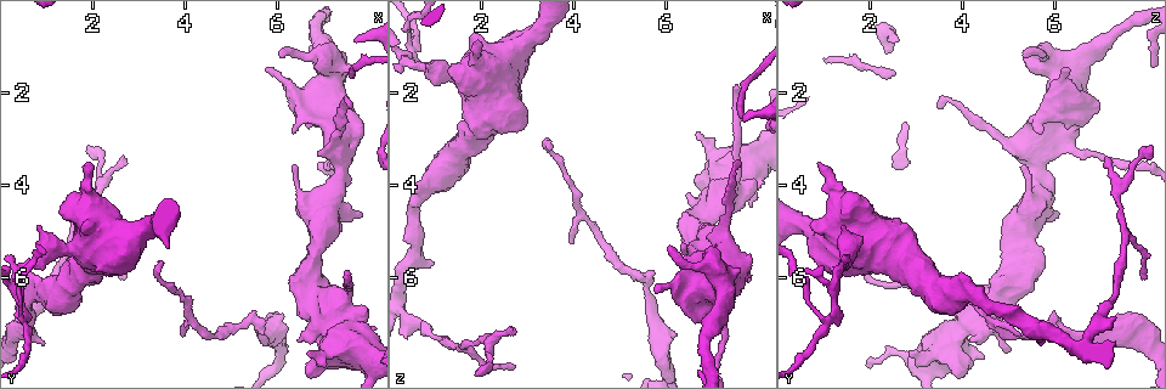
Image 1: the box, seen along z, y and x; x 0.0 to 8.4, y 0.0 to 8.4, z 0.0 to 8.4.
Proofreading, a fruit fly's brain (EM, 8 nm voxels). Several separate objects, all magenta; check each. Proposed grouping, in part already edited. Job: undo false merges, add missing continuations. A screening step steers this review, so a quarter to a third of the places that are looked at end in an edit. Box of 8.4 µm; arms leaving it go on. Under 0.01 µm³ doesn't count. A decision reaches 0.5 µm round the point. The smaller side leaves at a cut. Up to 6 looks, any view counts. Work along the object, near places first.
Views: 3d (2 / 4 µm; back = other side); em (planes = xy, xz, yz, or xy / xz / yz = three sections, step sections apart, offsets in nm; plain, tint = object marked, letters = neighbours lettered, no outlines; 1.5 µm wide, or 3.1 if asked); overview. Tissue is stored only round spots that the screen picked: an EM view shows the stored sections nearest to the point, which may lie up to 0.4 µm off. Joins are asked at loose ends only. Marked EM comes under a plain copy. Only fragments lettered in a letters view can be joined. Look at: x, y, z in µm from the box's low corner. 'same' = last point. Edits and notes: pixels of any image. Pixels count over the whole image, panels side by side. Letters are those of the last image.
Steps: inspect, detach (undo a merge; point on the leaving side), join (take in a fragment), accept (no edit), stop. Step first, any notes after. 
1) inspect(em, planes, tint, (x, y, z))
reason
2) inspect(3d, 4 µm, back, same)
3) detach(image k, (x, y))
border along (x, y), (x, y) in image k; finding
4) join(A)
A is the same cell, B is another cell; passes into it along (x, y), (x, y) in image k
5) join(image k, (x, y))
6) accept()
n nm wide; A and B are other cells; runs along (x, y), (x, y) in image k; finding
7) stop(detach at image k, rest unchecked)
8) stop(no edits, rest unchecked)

inspect(em, yz, step 8, tint, (6.75, 2.40, 6.95))
an open end

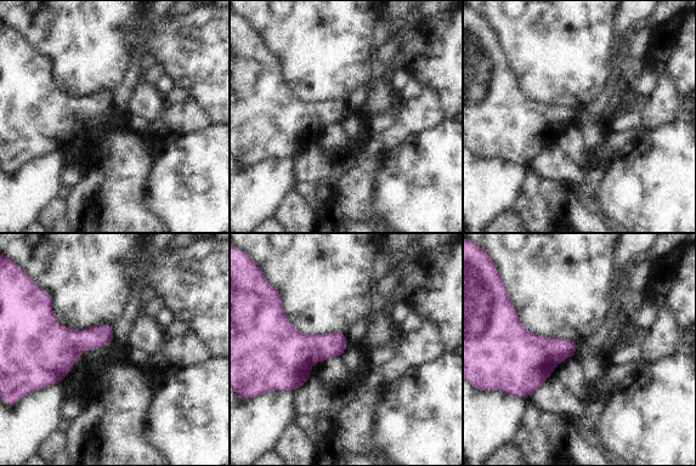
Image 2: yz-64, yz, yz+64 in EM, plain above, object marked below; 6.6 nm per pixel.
inspect(em, yz, step 8, letters, same)
see the neighbours

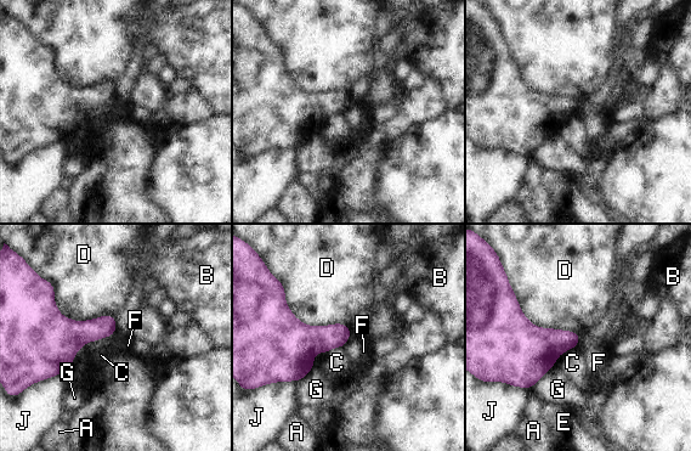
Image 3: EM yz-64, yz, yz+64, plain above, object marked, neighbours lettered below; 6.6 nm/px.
accept()
A, B, C, D, E, F, G and J are other cells; no lettered fragment goes on from it

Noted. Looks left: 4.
inspect(em, planes, letters, (7.00, 5.05, 5.10))
three arms meet

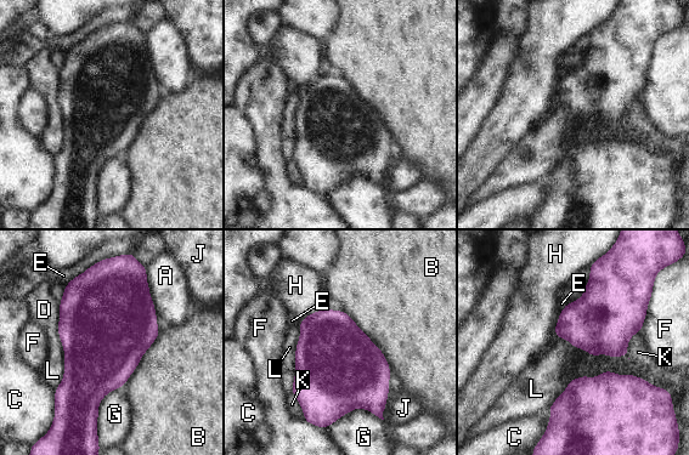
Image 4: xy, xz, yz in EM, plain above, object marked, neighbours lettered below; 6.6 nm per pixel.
accept()
550 nm wide; A, B, C, D, E, F, G, H, J, K and L are other cells; continuous, no second neuron

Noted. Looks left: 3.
inspect(em, xy, step 4, letters, (2.70, 3.40, 7.10))
free end

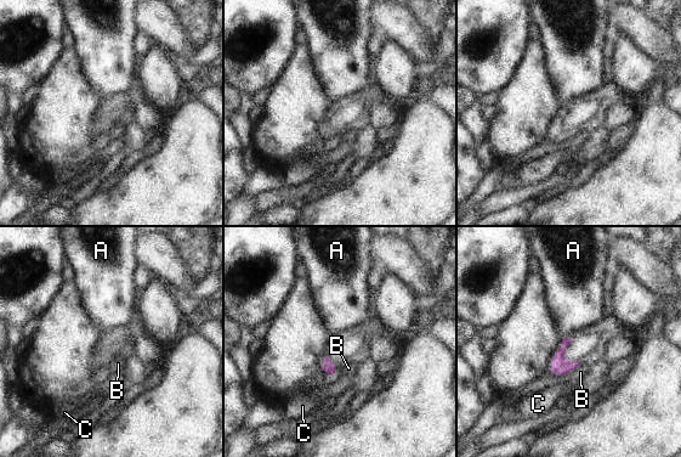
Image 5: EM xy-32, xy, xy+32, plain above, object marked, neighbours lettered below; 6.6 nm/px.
accept()
A, B and C are other cells; none of them fits

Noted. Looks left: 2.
stop(no edits, rest unchecked)

